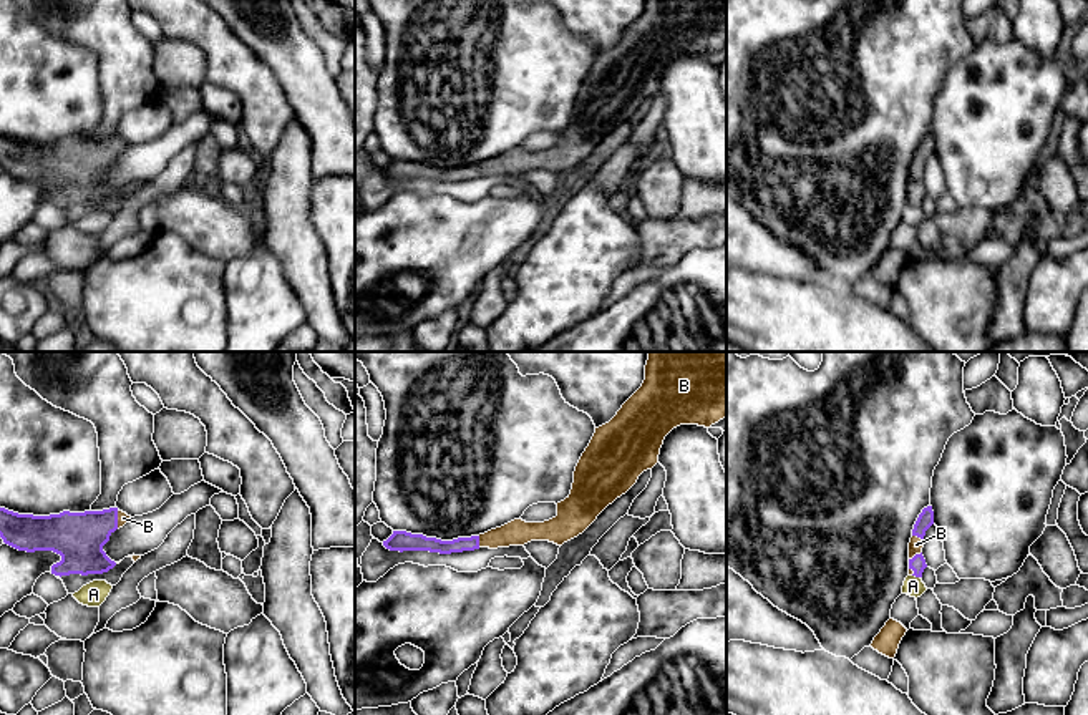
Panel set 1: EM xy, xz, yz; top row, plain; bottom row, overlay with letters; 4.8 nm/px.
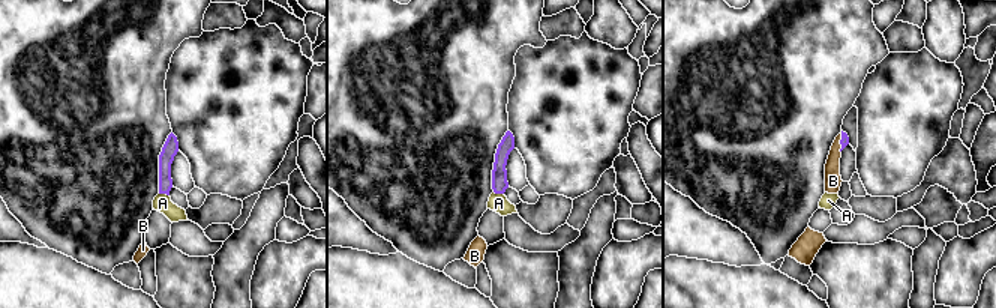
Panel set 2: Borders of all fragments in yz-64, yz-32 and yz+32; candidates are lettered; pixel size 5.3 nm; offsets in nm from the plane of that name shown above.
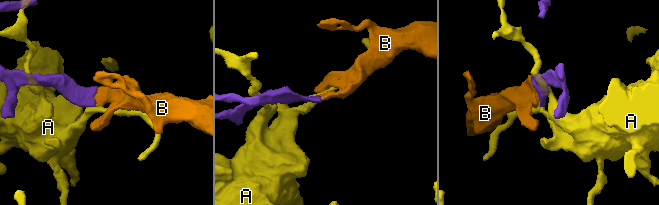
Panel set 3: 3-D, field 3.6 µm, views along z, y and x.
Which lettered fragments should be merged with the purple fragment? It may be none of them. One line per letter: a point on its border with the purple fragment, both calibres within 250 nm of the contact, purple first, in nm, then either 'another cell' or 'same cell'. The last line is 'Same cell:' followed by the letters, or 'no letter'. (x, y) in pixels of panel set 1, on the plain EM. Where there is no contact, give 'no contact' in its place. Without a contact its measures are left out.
A: contact yz (916, 204); calibres 80 and 100 nm; another cell
B: contact yz (919, 165); calibres 80 and 70 nm; same cell
Same cell: B

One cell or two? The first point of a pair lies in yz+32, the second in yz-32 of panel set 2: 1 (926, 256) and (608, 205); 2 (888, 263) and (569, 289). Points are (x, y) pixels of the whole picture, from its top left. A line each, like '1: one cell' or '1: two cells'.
1: one cell
2: two cells

